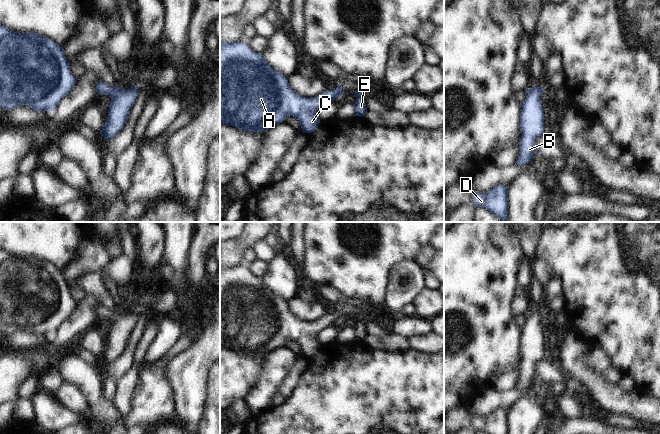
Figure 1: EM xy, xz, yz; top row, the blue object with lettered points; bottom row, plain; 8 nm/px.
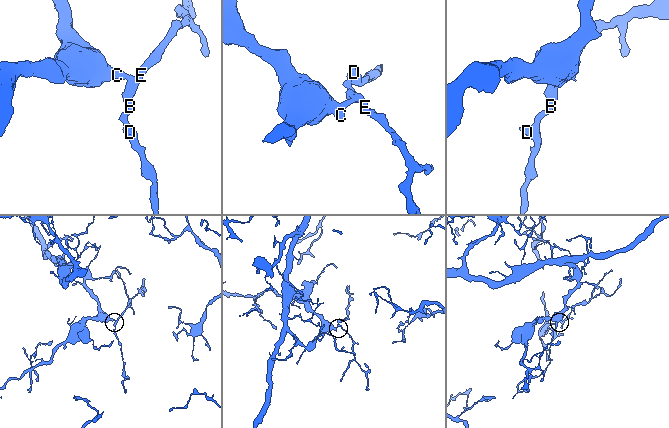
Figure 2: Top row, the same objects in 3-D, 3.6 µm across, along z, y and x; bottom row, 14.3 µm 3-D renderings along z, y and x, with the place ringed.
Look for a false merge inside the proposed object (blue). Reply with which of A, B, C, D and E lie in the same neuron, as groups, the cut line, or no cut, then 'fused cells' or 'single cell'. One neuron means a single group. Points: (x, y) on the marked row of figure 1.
A B C D E | no cut | single cell

